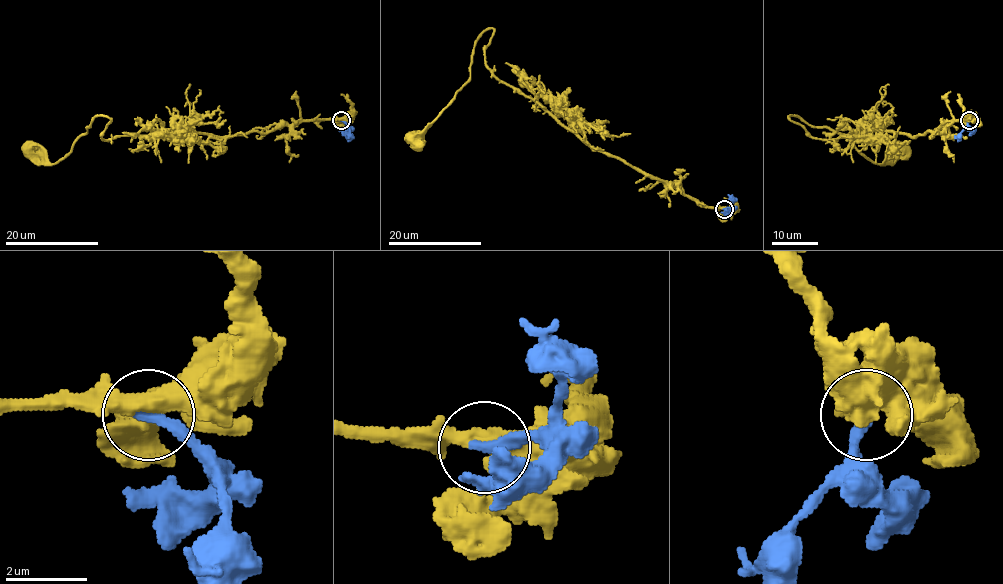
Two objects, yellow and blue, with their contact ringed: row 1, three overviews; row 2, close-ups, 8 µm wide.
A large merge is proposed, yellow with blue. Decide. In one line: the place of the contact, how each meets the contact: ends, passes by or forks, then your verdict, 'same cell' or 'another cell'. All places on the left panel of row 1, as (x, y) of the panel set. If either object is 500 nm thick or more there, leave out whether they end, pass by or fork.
(341, 120) | yellow passes by | blue ends | same cell

